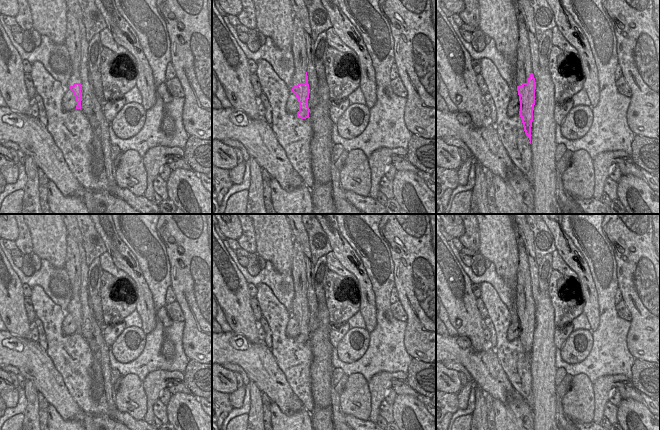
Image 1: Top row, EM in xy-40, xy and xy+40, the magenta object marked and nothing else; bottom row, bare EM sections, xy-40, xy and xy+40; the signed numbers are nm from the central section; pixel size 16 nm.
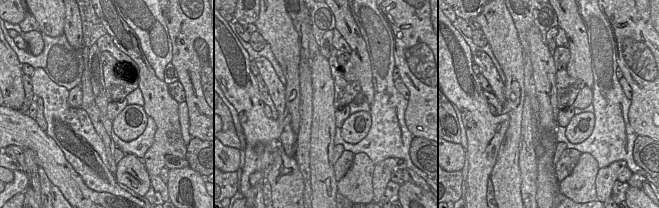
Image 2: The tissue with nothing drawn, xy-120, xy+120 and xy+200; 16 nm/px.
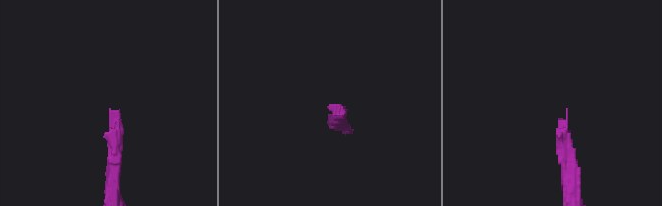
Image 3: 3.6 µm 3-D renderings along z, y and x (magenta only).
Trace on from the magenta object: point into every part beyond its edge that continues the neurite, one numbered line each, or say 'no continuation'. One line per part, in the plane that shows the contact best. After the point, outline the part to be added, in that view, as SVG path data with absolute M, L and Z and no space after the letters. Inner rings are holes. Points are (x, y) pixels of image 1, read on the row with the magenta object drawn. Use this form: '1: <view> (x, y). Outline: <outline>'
1: xy (298, 47). Outline: M293 18L293 37L291 44L291 52L293 54L294 75L291 86L297 86L299 83L305 83L305 74L307 72L307 55L306 55L306 41L304 37L304 30L302 28L299 18Z

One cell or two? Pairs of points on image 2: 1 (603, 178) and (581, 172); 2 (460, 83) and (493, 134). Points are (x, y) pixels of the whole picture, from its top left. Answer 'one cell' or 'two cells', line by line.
1: two cells
2: one cell

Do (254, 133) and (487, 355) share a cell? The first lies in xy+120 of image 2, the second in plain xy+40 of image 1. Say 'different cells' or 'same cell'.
different cells

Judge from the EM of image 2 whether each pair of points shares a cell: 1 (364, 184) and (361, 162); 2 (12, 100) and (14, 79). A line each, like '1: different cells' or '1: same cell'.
1: same cell
2: same cell

